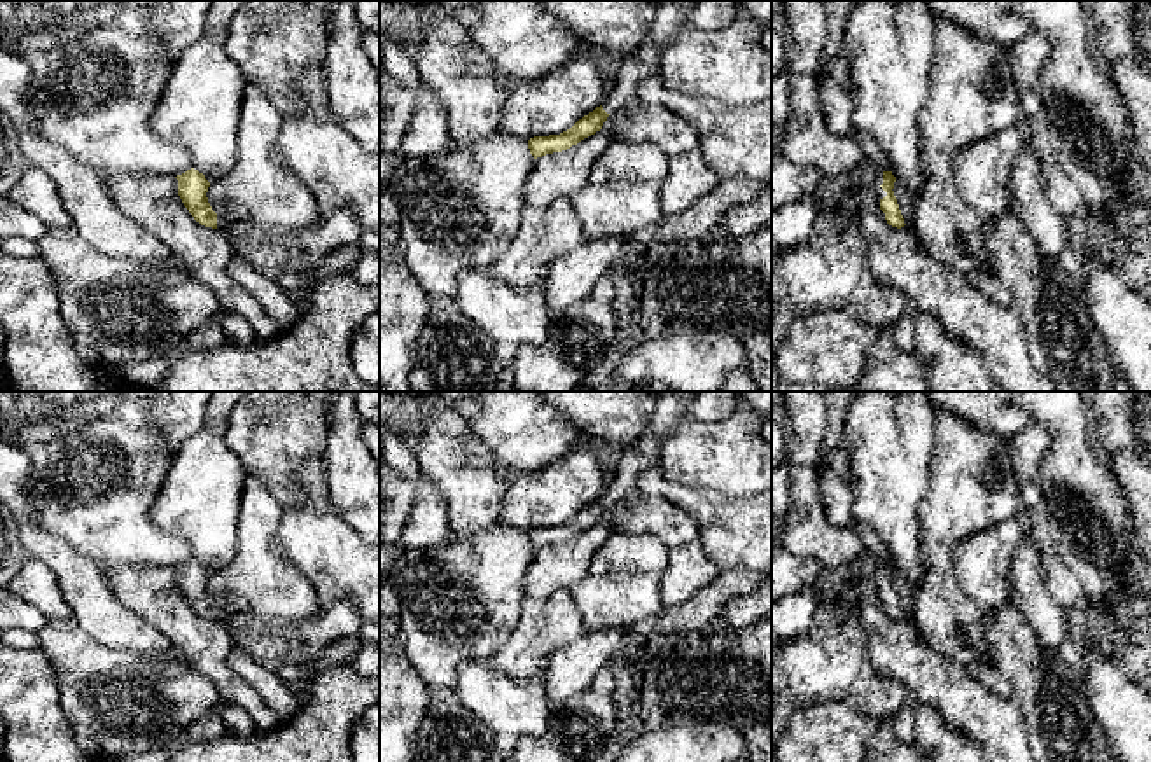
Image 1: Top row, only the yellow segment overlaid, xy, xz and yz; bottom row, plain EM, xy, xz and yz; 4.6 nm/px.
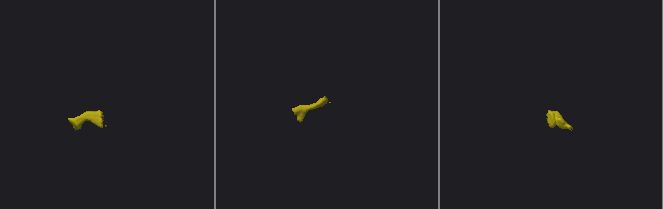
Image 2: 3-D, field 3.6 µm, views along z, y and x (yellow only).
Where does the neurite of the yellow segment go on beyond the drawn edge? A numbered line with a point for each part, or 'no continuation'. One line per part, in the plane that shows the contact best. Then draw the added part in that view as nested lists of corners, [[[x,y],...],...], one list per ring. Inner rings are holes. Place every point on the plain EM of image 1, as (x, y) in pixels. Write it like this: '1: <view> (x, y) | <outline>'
1: yz (877, 572) | [[[883,563],[871,570],[869,573],[876,584],[878,594],[887,587],[887,584],[880,578],[883,575]]]

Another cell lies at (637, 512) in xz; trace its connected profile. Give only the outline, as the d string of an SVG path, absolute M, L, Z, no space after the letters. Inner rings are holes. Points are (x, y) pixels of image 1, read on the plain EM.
M631 488L617 503L603 514L614 533L654 537L668 549L698 542L696 519L675 503Z

